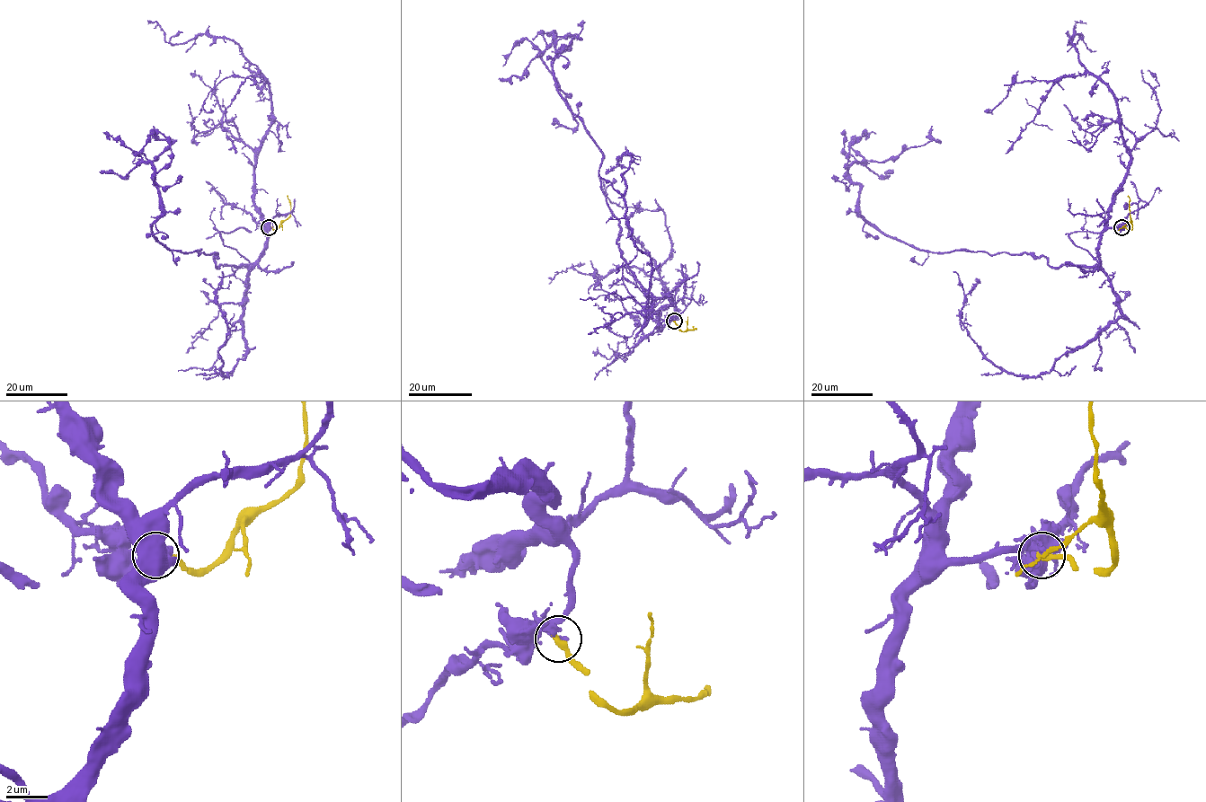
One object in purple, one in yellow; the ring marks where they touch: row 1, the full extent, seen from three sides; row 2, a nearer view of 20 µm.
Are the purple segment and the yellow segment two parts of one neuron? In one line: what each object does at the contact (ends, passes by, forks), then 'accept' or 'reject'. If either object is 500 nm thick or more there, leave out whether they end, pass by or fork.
purple ends; yellow ends; reject

